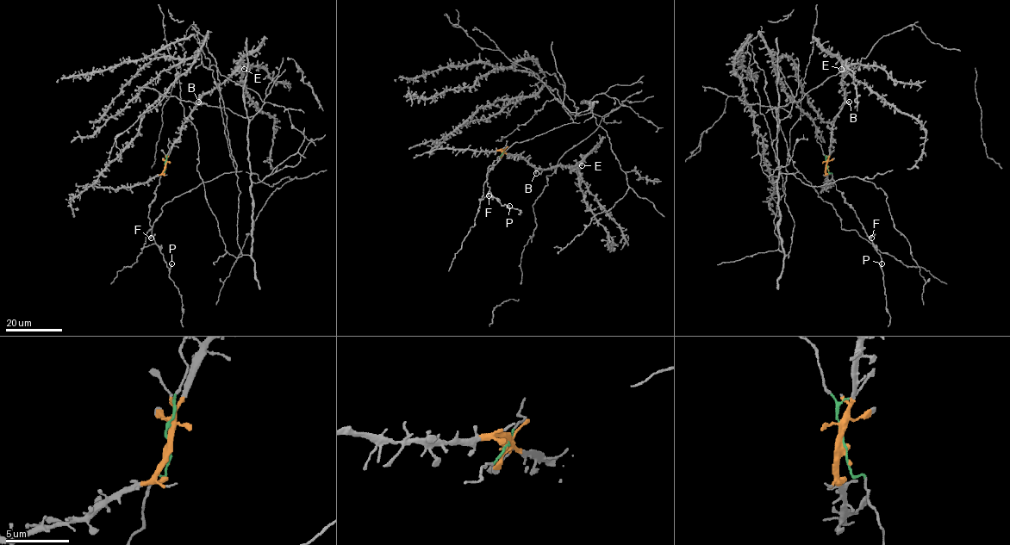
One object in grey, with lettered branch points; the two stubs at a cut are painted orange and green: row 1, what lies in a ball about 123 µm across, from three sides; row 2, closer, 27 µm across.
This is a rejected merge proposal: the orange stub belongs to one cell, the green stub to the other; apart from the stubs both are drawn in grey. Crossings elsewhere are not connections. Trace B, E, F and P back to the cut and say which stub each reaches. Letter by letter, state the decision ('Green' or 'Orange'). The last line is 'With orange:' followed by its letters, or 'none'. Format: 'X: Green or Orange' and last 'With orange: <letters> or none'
B: Orange
E: Orange
F: Green
P: Green
With orange: B, E

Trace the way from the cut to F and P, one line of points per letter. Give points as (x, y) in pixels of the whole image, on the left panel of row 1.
F: (165, 165), (155, 197), (150, 204), (151, 238)
P: (165, 165), (155, 197), (150, 204), (148, 219), (152, 235), (170, 269), (171, 263)

